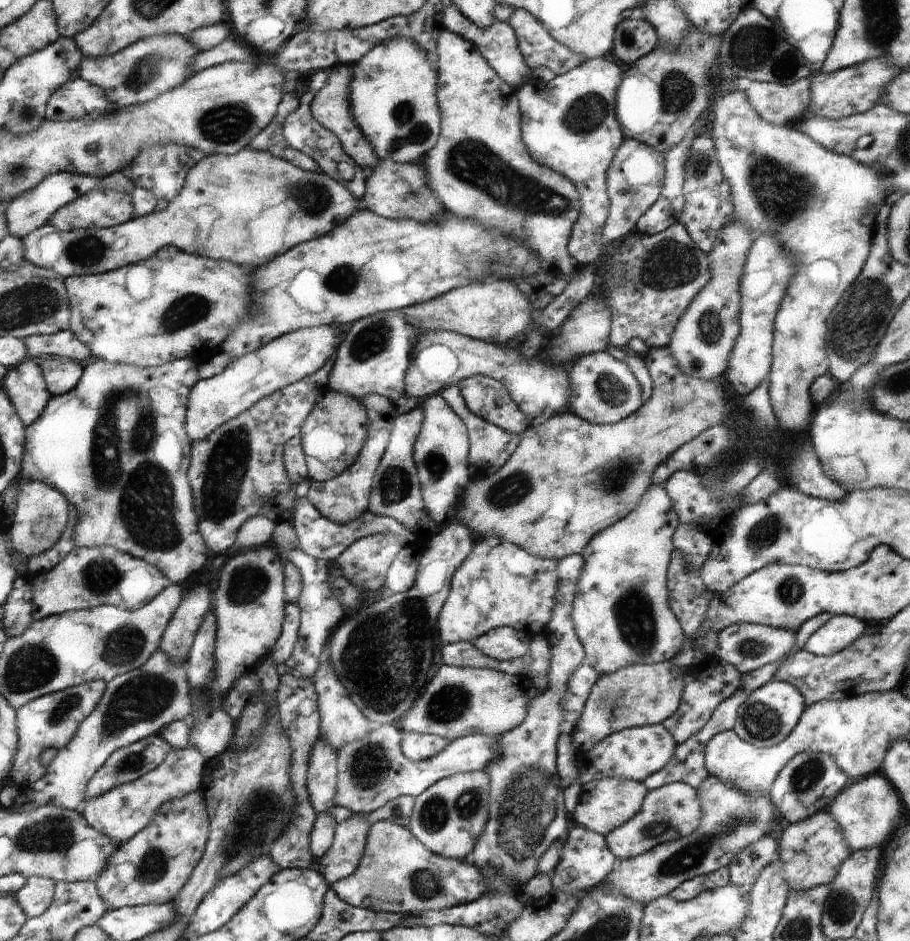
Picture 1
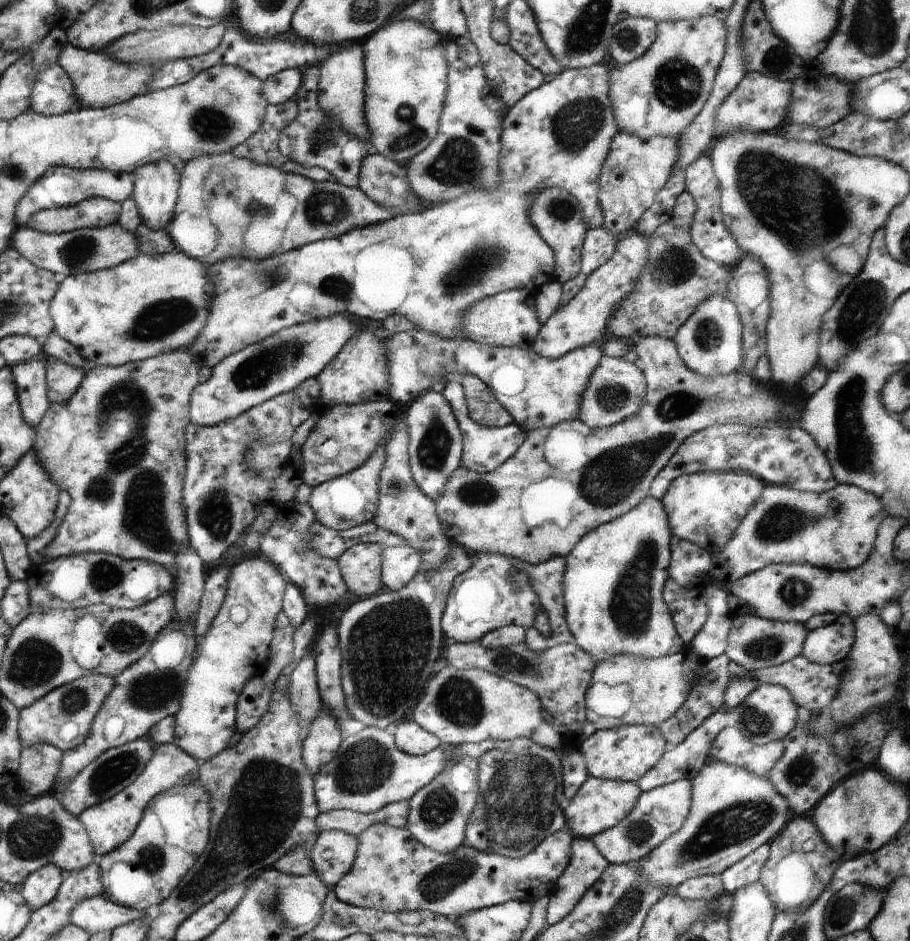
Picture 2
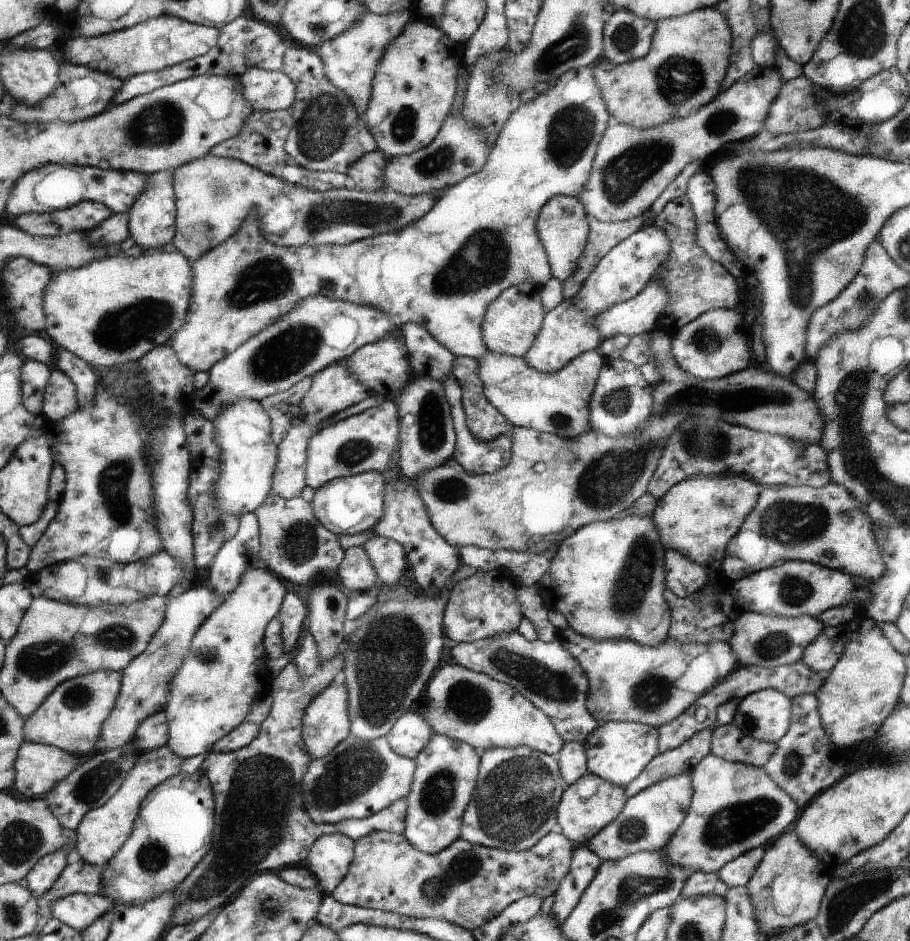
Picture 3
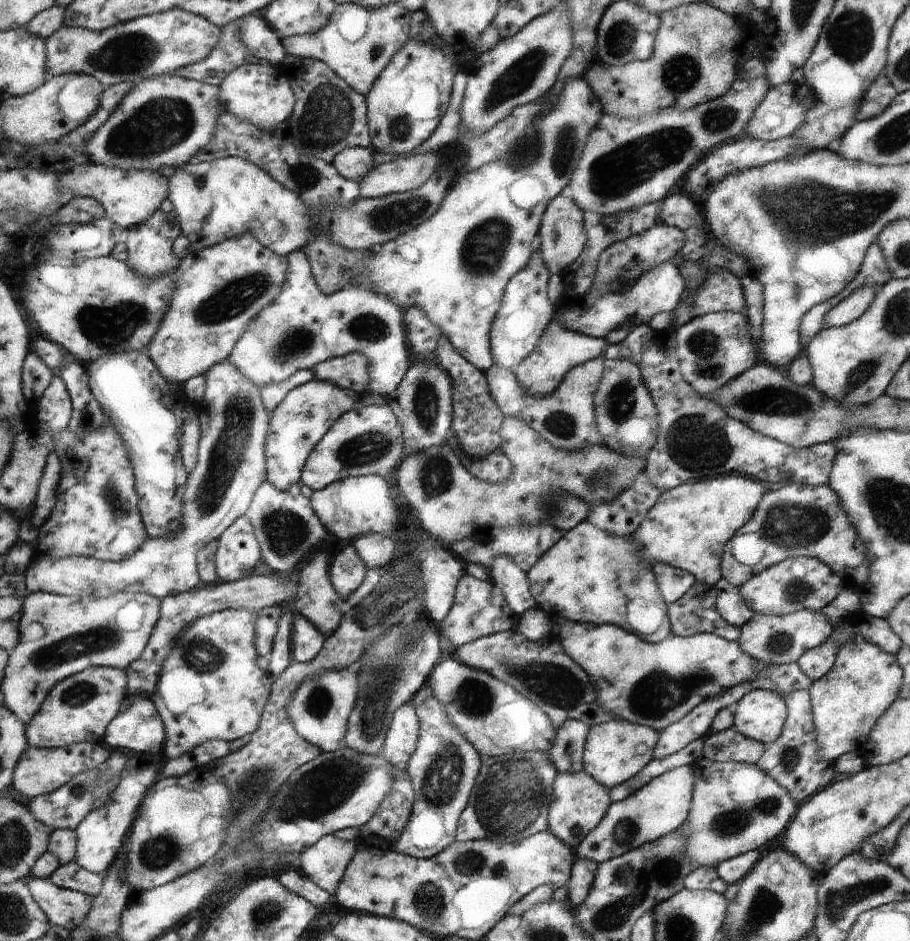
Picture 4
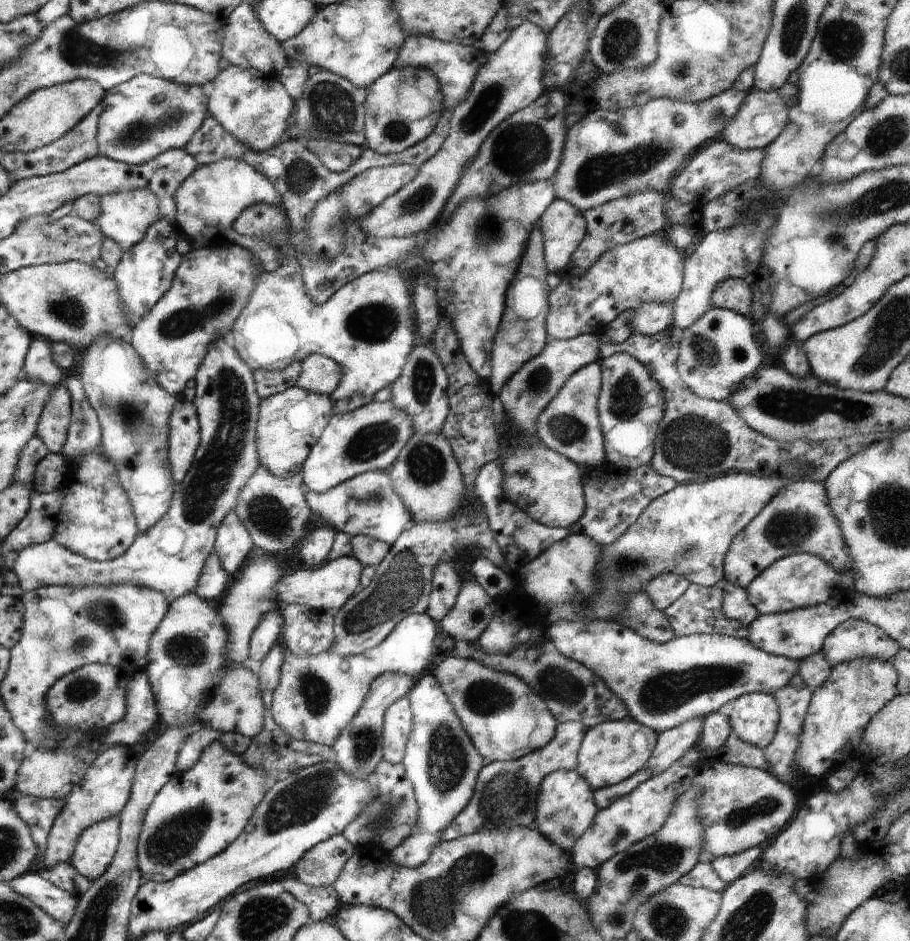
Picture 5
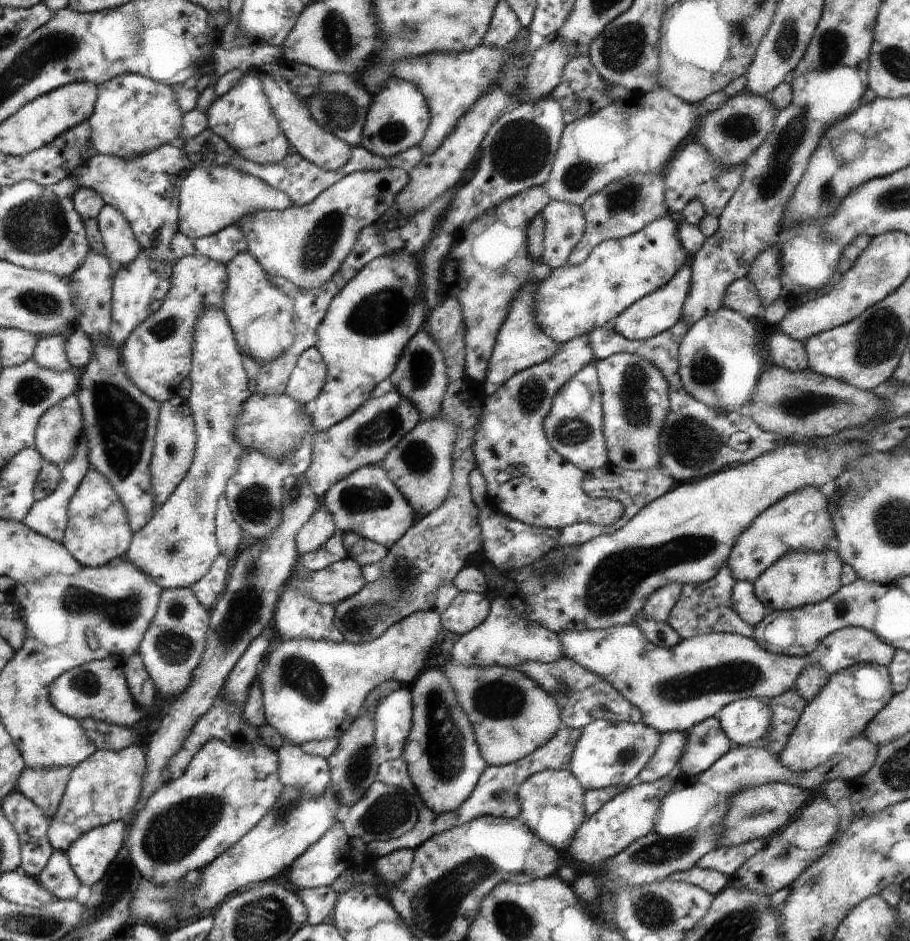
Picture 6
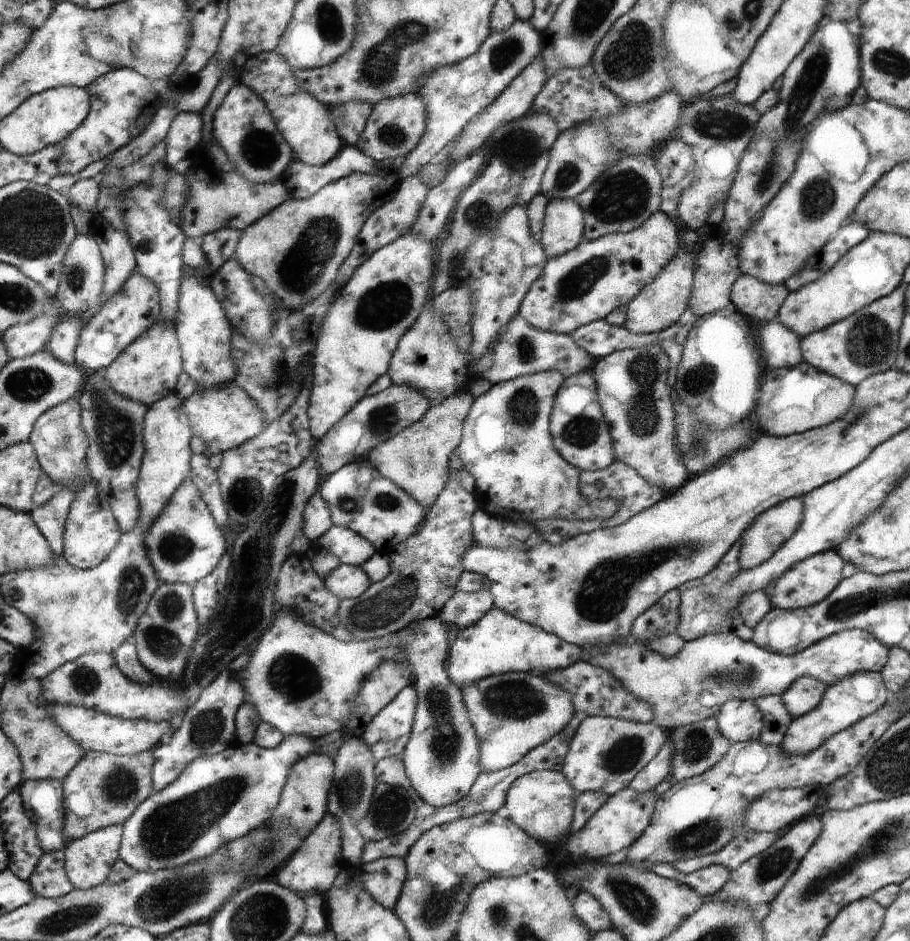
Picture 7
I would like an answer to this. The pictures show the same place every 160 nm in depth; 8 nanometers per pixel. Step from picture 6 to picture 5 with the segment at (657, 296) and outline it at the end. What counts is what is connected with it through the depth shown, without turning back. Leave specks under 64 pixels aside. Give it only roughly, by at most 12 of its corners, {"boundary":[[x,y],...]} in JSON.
{"boundary":[[644,302],[632,330],[655,335],[674,324],[673,303]]}

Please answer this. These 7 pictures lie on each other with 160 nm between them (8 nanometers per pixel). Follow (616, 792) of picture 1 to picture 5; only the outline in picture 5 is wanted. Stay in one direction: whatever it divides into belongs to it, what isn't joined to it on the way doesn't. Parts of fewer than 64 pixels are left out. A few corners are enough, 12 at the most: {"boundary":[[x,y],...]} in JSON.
{"boundary":[[578,772],[542,782],[536,828],[570,851],[595,824],[594,790]]}

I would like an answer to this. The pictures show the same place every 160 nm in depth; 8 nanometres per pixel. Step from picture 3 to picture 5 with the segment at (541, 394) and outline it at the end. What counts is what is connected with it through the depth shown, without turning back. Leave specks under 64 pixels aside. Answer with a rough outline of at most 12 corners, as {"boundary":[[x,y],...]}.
{"boundary":[[602,360],[540,413],[539,438],[579,467],[609,463],[600,428]]}

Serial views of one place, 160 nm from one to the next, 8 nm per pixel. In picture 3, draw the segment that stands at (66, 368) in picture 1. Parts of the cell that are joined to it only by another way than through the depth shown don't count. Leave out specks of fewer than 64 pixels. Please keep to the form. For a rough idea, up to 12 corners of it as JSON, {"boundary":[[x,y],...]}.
{"boundary":[[54,367],[44,415],[63,421],[80,408],[73,378]]}

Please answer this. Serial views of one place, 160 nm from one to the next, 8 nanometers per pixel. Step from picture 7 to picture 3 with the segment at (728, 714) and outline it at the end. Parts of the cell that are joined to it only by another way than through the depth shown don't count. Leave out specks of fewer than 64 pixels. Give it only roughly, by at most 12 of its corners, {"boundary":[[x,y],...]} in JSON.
{"boundary":[[762,689],[740,700],[732,724],[777,743],[791,723],[791,698]]}

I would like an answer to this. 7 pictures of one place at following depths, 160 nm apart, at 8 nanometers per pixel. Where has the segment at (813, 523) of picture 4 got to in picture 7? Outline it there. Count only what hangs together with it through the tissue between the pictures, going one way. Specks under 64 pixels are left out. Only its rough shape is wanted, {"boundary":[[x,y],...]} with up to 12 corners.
{"boundary":[[782,501],[740,538],[739,564],[768,561],[800,528],[805,504]]}

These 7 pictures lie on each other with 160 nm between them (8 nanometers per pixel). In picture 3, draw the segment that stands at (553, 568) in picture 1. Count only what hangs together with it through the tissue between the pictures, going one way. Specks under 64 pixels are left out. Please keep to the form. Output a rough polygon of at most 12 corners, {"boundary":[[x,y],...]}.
{"boundary":[[478,571],[451,589],[444,630],[459,643],[519,628],[516,580]]}

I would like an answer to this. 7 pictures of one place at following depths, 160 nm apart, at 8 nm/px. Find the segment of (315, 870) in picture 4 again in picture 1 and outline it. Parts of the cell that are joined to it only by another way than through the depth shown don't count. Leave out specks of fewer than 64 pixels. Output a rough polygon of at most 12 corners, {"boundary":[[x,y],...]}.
{"boundary":[[352,813],[338,824],[314,867],[329,884],[350,877],[367,850],[371,824]]}

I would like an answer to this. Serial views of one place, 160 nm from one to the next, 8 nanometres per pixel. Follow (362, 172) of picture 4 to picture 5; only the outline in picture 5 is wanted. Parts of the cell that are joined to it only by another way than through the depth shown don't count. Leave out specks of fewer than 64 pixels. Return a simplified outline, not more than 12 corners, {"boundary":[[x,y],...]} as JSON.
{"boundary":[[330,141],[304,142],[332,172],[350,169],[362,148]]}

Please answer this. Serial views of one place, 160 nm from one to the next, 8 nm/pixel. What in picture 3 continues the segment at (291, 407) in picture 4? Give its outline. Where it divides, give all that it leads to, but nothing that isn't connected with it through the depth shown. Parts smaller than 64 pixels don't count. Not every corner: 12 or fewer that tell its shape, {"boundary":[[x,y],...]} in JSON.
{"boundary":[[344,358],[319,370],[278,443],[272,494],[300,497],[319,422],[373,392]]}

